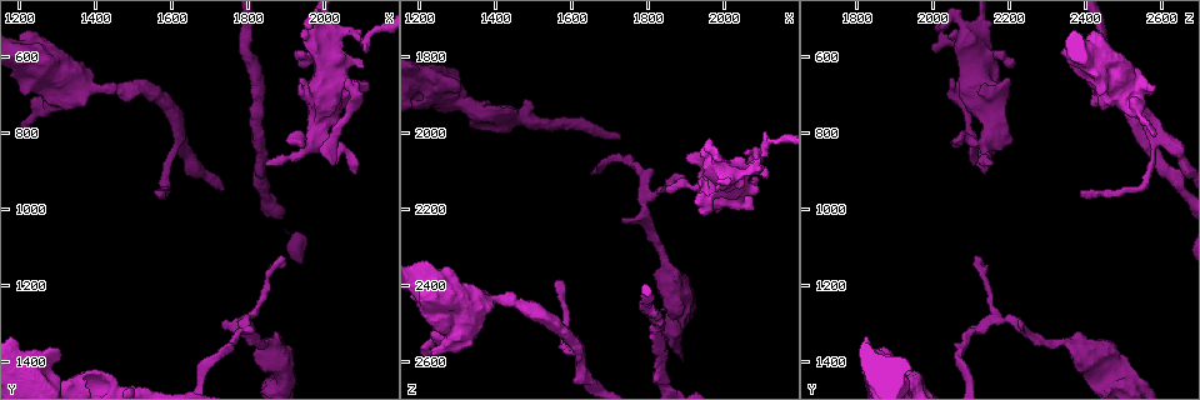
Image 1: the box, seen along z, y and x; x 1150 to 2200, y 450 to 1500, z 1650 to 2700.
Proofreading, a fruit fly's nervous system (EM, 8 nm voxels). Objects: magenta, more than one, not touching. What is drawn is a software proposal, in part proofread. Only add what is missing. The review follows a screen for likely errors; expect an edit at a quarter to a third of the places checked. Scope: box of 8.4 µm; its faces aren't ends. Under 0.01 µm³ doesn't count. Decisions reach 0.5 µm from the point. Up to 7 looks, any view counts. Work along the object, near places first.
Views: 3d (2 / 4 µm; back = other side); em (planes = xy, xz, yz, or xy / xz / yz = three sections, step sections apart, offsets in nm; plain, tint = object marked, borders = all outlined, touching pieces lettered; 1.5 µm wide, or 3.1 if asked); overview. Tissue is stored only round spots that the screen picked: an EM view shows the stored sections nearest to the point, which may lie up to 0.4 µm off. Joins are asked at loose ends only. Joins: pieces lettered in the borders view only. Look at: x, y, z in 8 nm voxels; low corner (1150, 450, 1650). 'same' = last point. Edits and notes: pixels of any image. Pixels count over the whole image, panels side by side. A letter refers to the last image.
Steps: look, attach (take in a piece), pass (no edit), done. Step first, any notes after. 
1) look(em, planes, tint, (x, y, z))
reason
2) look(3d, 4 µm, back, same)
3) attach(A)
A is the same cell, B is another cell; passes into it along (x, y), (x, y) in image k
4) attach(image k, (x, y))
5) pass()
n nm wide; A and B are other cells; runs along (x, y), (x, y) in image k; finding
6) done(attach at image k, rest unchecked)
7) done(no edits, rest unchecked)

look(3d, 2 µm, back, (1575, 960, 2380))
thin end

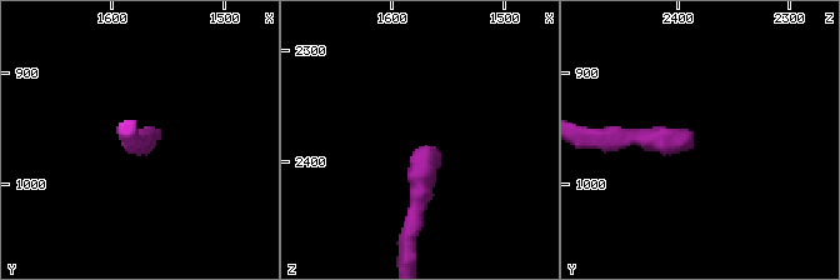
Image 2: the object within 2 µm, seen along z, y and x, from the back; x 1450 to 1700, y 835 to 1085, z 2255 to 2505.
look(em, planes, borders, (1566, 964, 2386))
now the EM

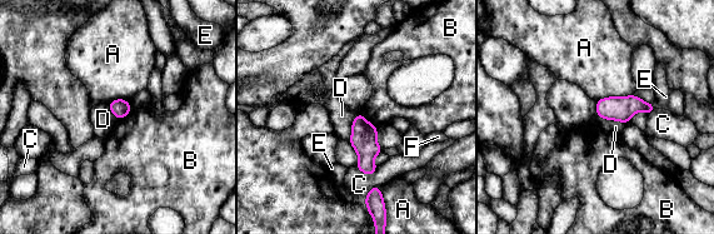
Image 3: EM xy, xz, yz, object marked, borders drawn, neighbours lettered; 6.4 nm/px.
pass()
120 nm wide; A, B, C, D, E and F are other cells; border along (595, 111), (602, 118), (625, 123) in image 3; no lettered piece goes on from it

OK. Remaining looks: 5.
look(em, xz, step 8, borders, (2080, 900, 2120))
an open end

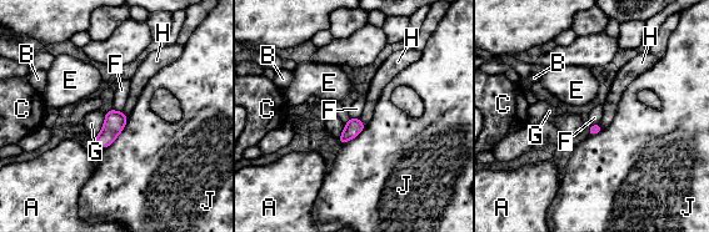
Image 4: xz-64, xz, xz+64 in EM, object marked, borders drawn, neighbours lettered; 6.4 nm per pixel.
look(em, planes, borders, same)

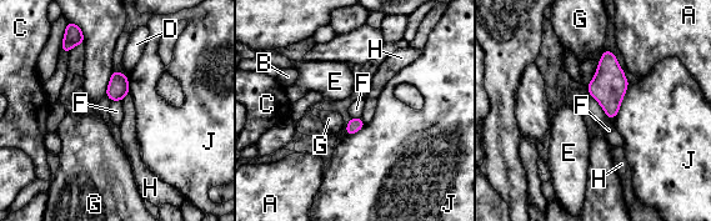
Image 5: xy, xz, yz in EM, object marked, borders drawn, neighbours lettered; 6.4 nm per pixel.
pass()
J touches over 260 nm; A, B, C, D, E, F, G, H and J are other cells; none of them fits

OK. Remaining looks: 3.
look(3d, 4 µm, (1950, 550, 2040))
branch stops here

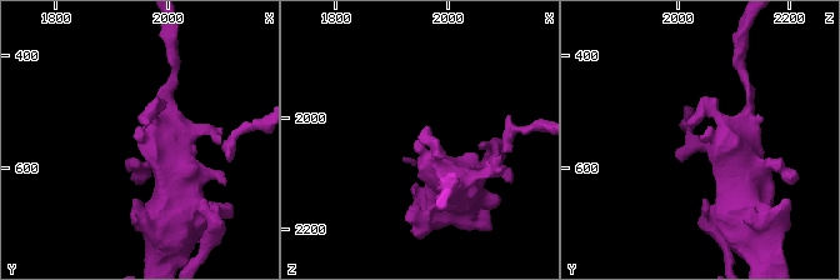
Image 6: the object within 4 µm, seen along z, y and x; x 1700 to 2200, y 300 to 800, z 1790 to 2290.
look(em, planes, tint, (1950, 550, 2040))

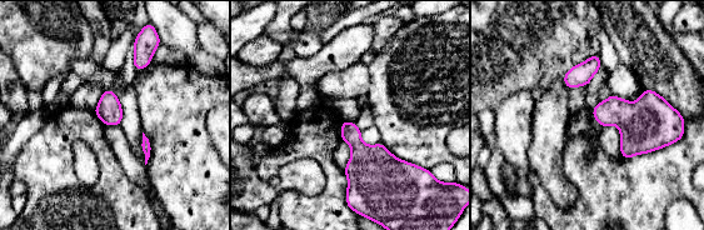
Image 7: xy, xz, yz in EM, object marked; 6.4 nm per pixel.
look(em, planes, borders, same)
what lies round it

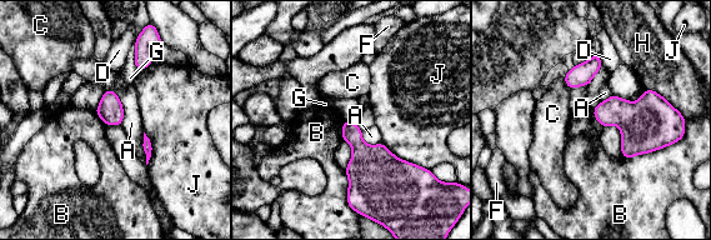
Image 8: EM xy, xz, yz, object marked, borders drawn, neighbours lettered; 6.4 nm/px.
pass()
B touches over 360 nm; A, B, C, D, F, G, H and J are other cells; no lettered piece goes on from it

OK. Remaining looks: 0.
done(no edits, rest unchecked)

